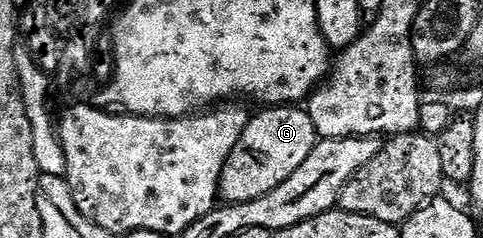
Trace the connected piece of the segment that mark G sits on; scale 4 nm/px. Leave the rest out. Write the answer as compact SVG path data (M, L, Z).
M302 105L269 106L260 111L248 121L241 140L237 140L237 148L233 148L221 172L219 196L224 203L257 200L273 192L273 188L285 184L285 180L305 164L309 152L313 152L321 140Z

